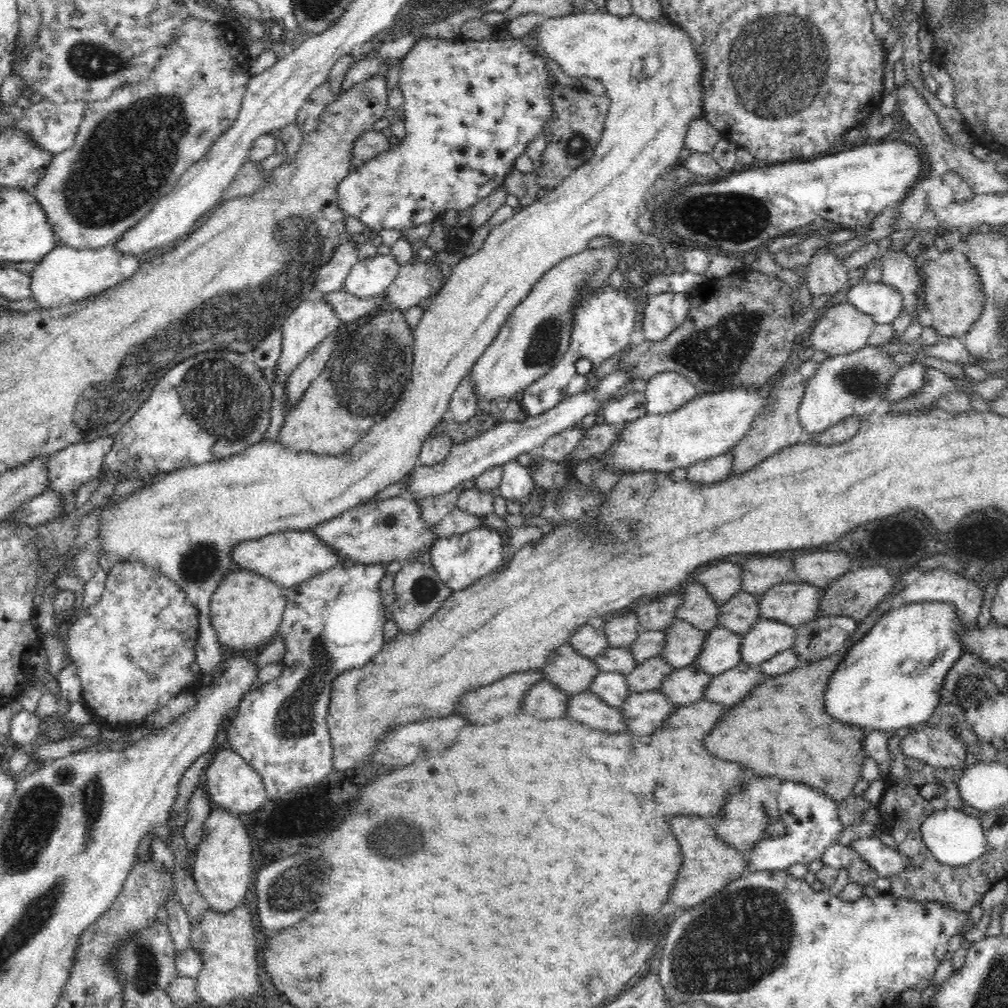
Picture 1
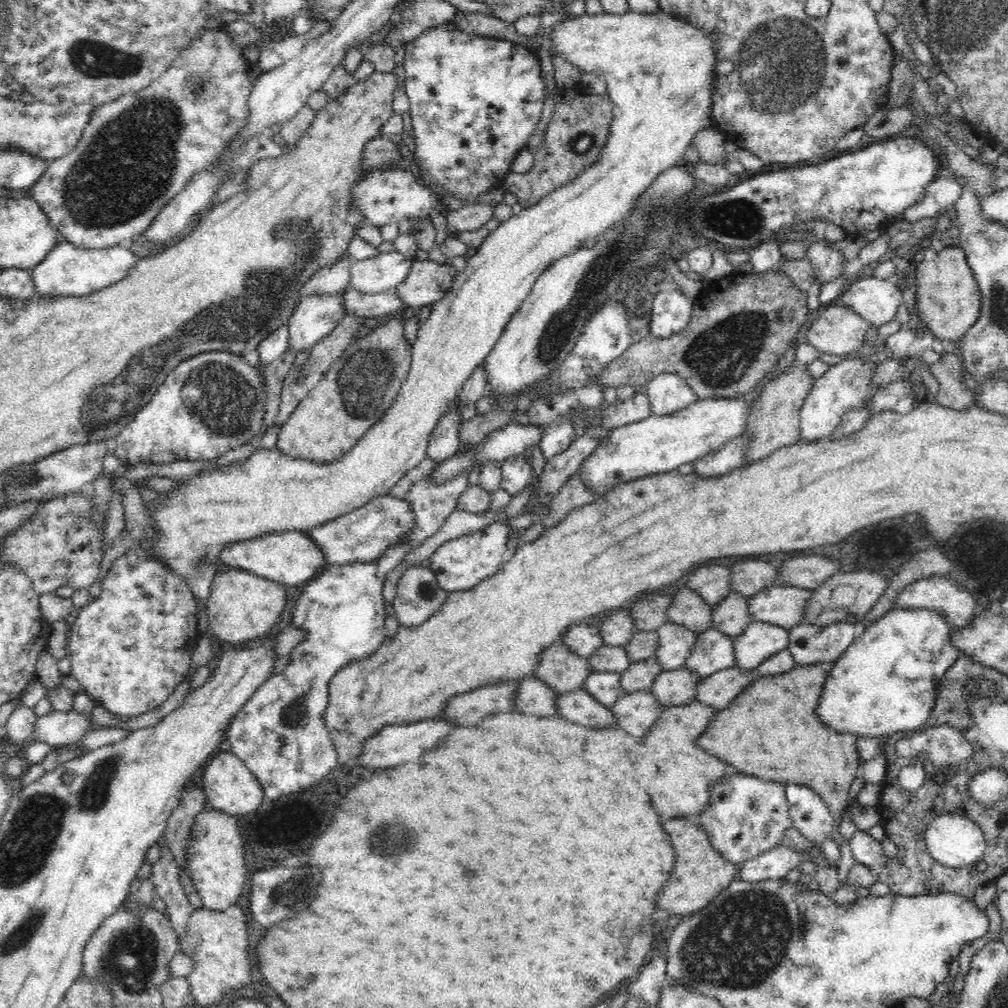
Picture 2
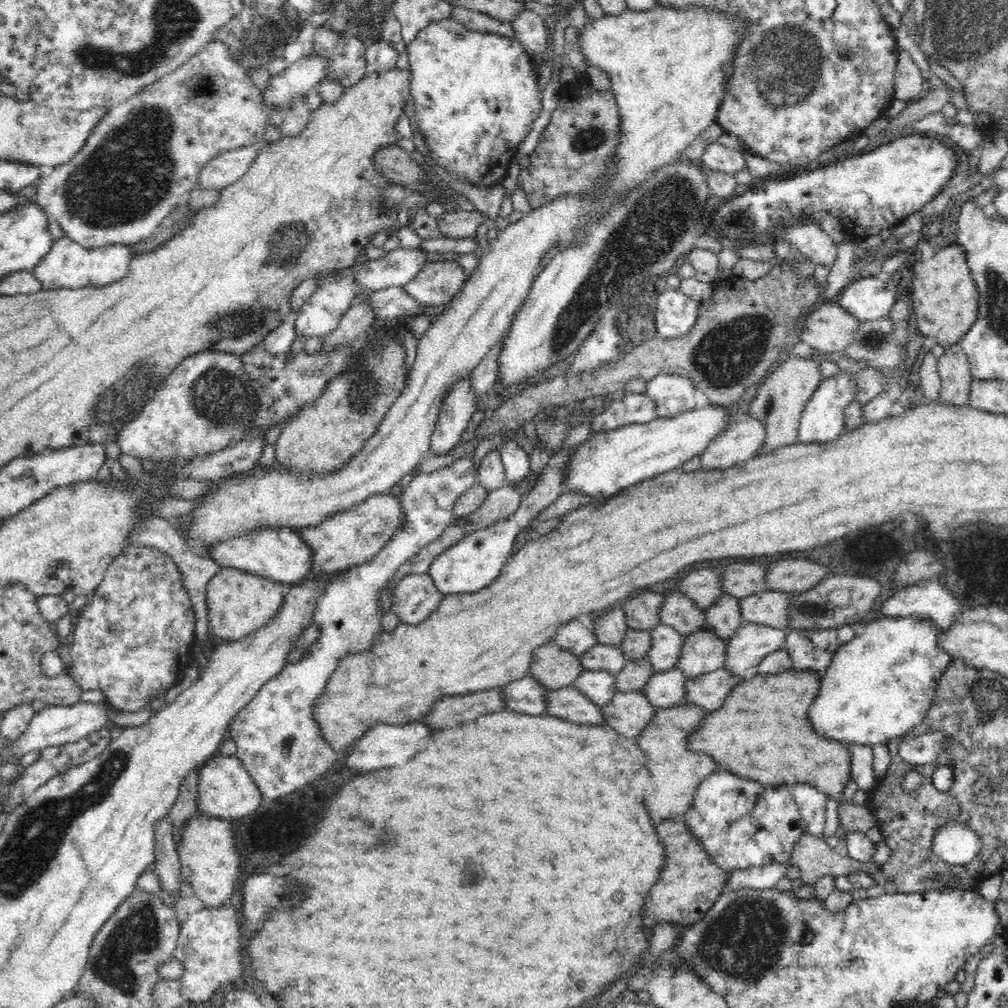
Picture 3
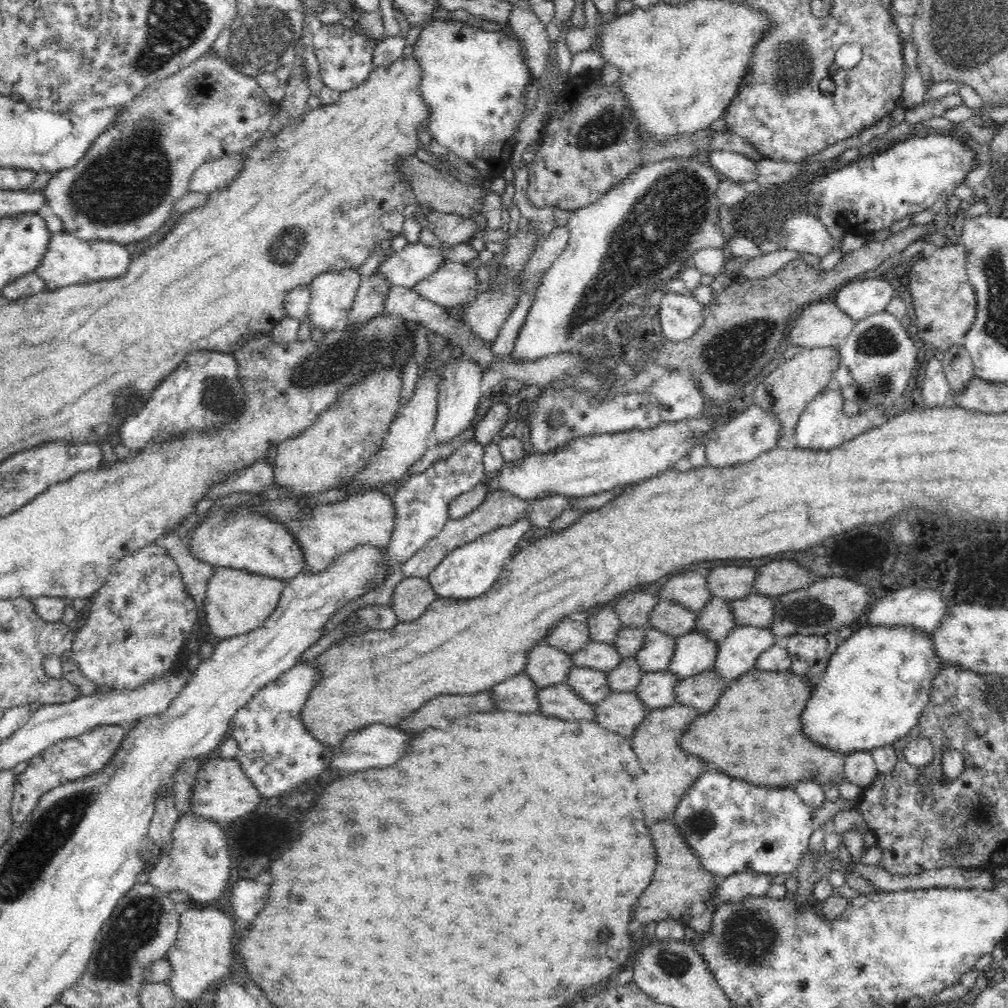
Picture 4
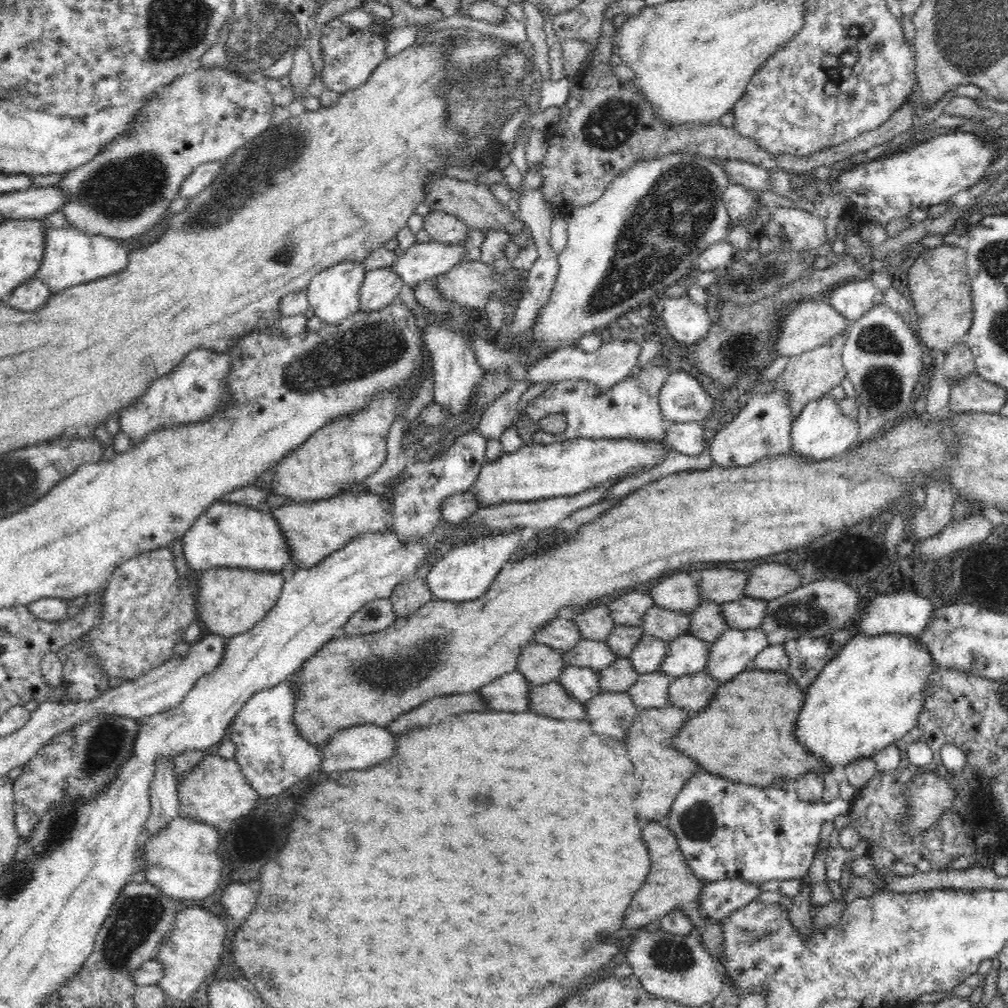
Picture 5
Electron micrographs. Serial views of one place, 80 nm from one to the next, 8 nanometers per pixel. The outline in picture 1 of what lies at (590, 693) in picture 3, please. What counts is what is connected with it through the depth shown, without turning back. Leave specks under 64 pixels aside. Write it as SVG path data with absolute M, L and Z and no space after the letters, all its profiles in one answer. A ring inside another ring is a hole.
M599 671L589 690L602 698L606 704L619 709L633 693L628 689L626 675L619 672Z

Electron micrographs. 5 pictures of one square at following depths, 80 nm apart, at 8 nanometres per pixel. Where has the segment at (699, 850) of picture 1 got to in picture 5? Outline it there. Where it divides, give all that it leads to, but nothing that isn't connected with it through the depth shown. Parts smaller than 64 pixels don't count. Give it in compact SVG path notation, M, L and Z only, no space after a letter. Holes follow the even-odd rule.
M665 821L658 822L658 824L648 824L646 828L642 828L642 836L644 836L646 846L648 846L648 852L650 852L648 854L650 855L650 872L648 872L646 882L642 884L642 888L636 892L636 896L634 896L628 912L624 916L624 926L630 932L633 932L641 927L646 927L650 922L658 922L662 916L666 916L668 912L675 908L682 910L685 916L691 920L695 934L700 936L705 949L716 959L719 971L723 976L723 983L730 985L734 996L740 997L738 989L729 980L729 974L721 966L721 958L723 957L721 956L723 953L723 948L721 948L723 941L722 928L720 928L718 923L710 921L708 917L700 913L700 894L702 894L702 888L708 882L692 873L686 857L680 851L676 834L668 829Z

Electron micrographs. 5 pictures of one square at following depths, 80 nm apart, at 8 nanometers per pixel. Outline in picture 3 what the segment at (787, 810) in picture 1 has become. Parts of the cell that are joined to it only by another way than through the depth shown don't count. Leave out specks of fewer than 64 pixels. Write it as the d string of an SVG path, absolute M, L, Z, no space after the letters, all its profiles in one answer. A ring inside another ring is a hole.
M809 784L793 785L790 789L794 803L805 822L806 834L822 836L826 820L824 812L826 812L827 796ZM768 863L762 866L749 866L744 870L732 871L726 886L732 890L741 888L752 889L767 889L774 888L788 872L788 868L792 865L790 863Z

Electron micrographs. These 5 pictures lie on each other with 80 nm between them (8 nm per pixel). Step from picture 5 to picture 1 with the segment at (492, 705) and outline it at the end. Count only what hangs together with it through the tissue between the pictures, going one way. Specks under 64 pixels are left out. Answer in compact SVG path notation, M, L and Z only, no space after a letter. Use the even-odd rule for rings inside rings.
M544 679L530 686L530 690L524 696L521 710L540 720L564 718L568 700L569 695Z

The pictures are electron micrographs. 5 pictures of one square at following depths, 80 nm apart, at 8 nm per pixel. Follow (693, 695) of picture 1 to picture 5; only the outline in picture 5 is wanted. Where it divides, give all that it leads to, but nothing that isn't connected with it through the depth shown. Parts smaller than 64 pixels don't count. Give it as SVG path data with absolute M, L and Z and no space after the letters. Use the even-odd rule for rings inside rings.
M662 669L648 674L639 674L628 694L640 710L664 708L668 704L668 688L672 679Z

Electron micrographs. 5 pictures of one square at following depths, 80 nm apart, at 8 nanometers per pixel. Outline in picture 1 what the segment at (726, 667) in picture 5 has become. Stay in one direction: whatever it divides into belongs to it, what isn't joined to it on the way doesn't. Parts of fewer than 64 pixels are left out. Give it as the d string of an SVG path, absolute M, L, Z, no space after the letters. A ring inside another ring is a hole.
M761 618L742 638L741 658L761 666L784 650L793 649L796 629L784 622Z

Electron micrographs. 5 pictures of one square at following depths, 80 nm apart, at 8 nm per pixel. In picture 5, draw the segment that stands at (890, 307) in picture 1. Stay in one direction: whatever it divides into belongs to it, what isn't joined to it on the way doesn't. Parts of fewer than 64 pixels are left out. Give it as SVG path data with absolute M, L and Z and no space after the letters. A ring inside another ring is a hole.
M867 278L840 284L823 298L844 318L853 322L883 302L884 290Z

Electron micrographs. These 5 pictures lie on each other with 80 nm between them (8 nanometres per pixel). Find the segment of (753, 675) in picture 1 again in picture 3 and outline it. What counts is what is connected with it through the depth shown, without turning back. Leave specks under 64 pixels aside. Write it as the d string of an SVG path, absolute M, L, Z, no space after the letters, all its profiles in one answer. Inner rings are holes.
M724 667L690 678L686 682L686 701L687 704L698 705L706 712L714 712L722 706L726 696L734 690L742 678L732 675L730 670Z

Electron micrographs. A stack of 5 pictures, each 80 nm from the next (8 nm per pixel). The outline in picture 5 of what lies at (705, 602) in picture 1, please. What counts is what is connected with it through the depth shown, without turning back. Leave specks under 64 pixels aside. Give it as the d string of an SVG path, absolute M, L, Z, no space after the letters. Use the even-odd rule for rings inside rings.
M652 605L642 618L642 632L670 642L688 633L690 614Z

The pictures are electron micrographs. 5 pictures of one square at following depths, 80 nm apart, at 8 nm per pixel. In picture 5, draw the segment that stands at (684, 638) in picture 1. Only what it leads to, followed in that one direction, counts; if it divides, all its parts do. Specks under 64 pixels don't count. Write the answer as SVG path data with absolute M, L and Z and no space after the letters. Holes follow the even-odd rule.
M643 632L629 657L636 672L648 674L660 669L669 652L668 644L669 642Z

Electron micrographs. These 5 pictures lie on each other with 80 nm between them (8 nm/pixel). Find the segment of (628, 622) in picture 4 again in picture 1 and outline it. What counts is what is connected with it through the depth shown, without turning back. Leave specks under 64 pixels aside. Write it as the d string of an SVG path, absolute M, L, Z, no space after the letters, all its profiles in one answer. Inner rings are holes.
M682 595L653 596L648 603L640 602L632 610L638 617L641 630L661 630L668 628L676 619L676 610L682 604Z

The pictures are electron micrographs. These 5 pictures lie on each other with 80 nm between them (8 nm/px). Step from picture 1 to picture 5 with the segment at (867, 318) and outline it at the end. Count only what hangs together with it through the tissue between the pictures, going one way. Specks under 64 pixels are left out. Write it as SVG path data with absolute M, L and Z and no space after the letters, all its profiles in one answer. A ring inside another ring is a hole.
M824 298L802 300L798 303L787 316L782 316L778 340L772 347L778 352L778 356L796 356L818 345L822 346L851 326L852 322L839 314Z

